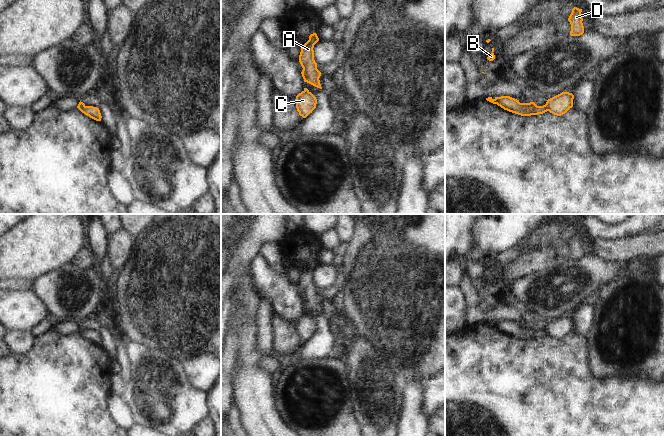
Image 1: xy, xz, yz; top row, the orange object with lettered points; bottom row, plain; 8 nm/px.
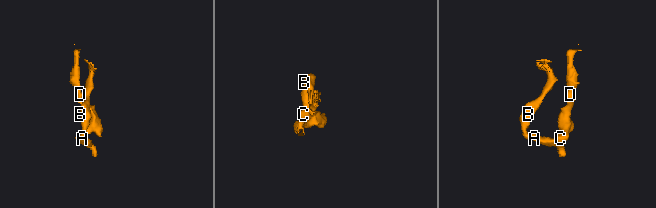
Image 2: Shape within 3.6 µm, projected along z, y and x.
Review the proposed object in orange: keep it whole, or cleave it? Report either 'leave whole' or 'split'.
split

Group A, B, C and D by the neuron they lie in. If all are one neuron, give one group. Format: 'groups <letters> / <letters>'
groups A B / C D

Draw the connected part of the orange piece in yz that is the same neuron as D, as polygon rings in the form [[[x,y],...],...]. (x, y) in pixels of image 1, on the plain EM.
[[[574,231],[568,242],[568,245],[571,248],[571,260],[580,260],[584,257],[583,242],[581,239],[582,233]]]

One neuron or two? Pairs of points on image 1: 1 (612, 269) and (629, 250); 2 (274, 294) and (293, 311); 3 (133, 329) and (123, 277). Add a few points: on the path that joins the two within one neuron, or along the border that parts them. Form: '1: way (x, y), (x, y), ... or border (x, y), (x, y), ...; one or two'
1: border (595, 256), (606, 261), (627, 262); two
2: way (279, 297), (288, 306); one
3: way (133, 316), (133, 297), (130, 294), (130, 290); one

